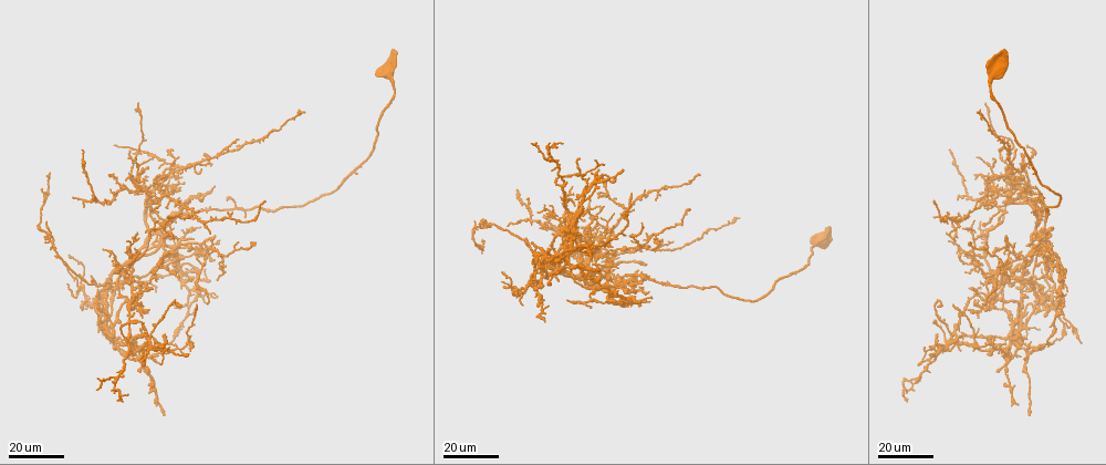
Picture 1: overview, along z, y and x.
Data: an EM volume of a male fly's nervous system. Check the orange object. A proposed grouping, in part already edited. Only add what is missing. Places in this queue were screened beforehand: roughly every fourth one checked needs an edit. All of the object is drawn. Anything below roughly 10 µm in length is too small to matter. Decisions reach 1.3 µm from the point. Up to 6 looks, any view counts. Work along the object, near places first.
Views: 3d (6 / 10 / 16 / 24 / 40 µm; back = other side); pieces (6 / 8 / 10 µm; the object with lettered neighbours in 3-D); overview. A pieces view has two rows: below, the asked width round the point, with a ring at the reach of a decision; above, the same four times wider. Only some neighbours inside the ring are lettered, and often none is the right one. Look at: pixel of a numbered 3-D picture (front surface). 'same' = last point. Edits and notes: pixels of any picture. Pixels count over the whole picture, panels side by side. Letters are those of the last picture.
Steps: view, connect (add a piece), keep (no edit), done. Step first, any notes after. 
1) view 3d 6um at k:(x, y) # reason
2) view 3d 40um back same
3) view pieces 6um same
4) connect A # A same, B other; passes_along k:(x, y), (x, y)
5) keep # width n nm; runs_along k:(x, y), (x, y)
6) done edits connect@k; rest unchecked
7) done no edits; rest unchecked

view 3d 24um at 1:(148, 167) # an open end

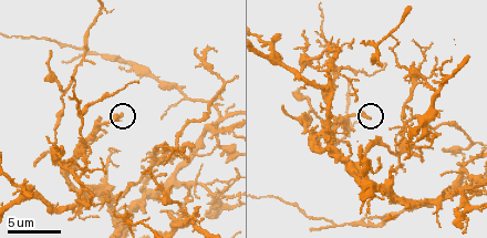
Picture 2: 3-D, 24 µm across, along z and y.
view pieces 10um at 2:(119, 114) # see the neighbours

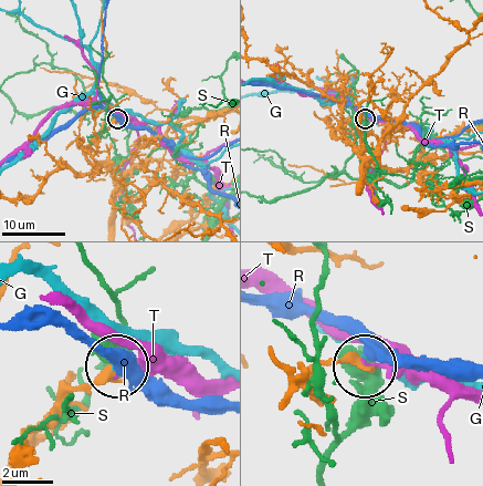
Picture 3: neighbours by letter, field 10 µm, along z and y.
keep # G other, R other, S other, T other; no lettered piece goes on from it

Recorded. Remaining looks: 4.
view 3d 24um at 1:(197, 305) # free end

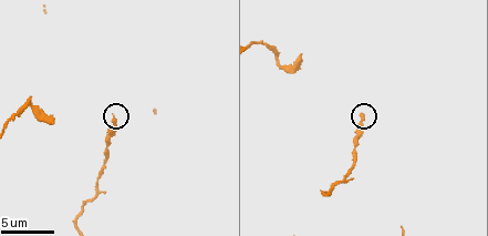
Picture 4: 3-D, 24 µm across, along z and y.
view pieces 8um at 4:(114, 118) # what lies round it

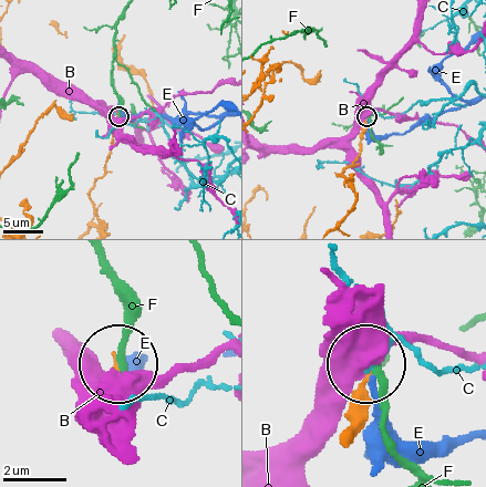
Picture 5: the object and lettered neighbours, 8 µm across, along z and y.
keep # B other, C other, E other, F other; none of them fits

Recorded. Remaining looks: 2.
view 3d 16um at 1:(522, 304) # branch stops here

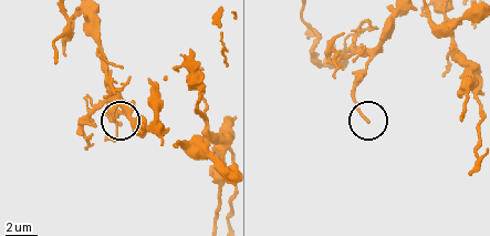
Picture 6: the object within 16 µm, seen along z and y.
view pieces 6um at 6:(367, 118)

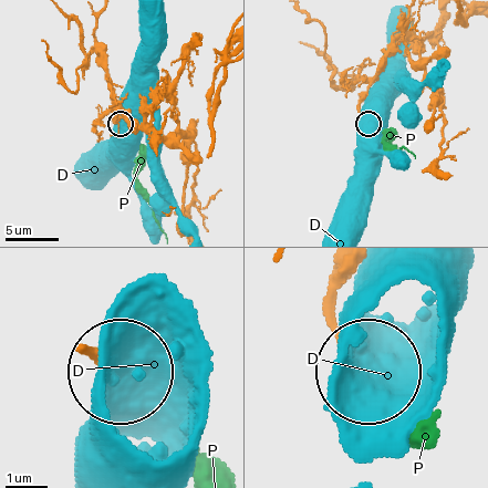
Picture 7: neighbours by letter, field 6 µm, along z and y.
connect P # D other, P same; the neuron continues

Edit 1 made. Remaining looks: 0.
done edits connect@7; rest unchecked

